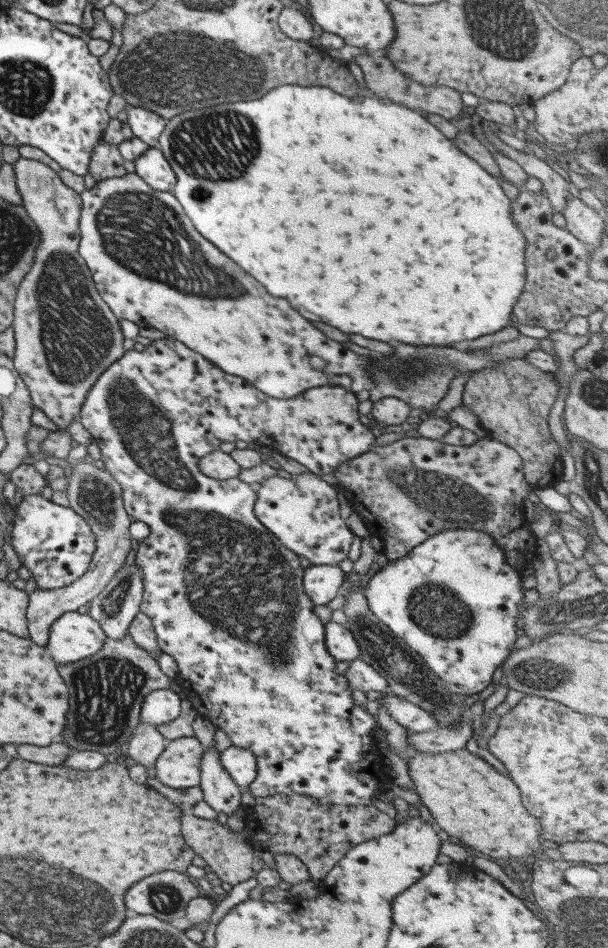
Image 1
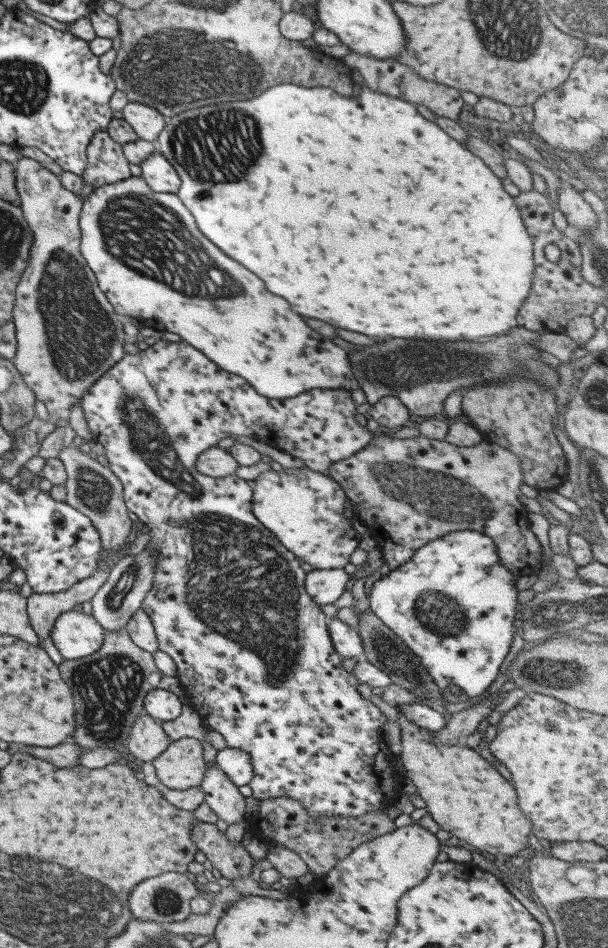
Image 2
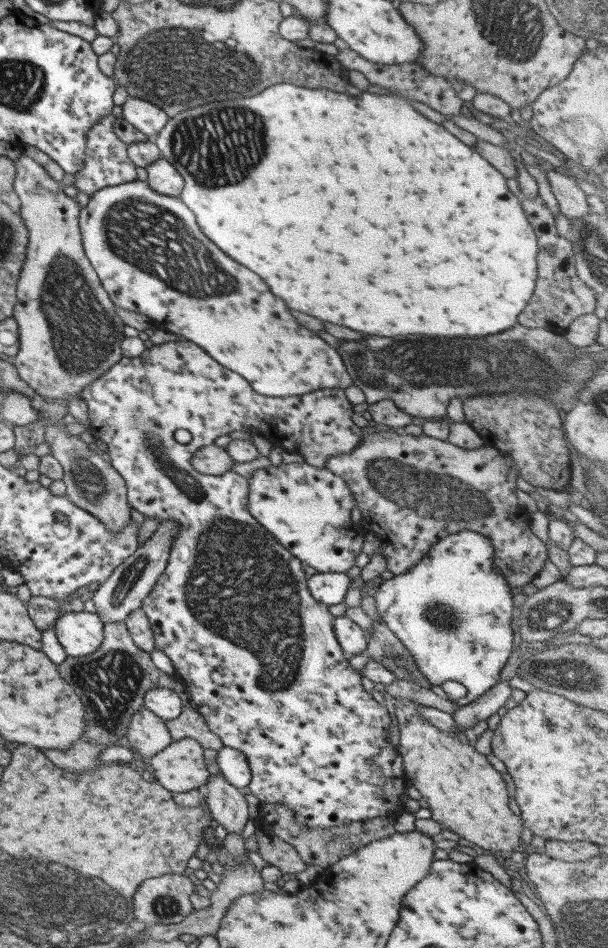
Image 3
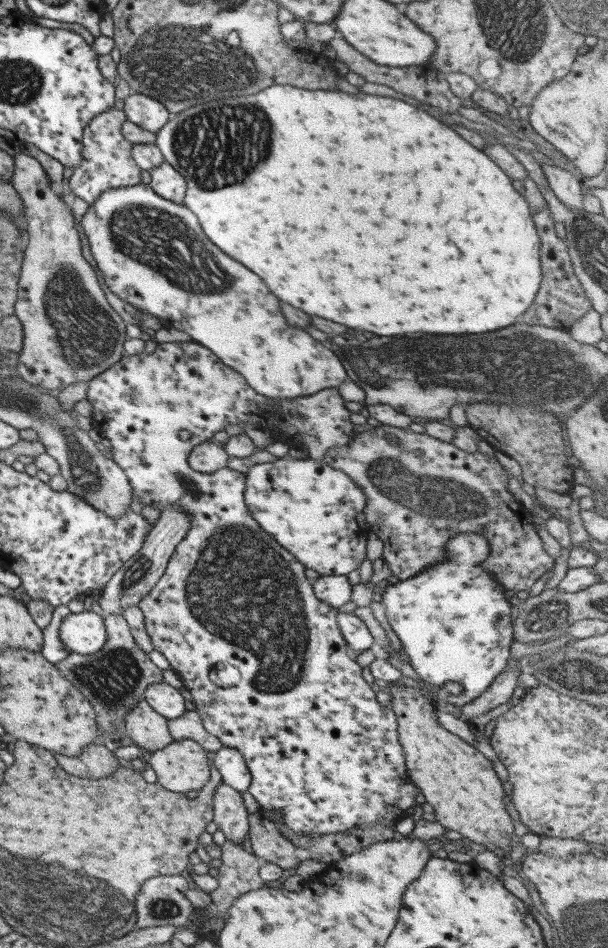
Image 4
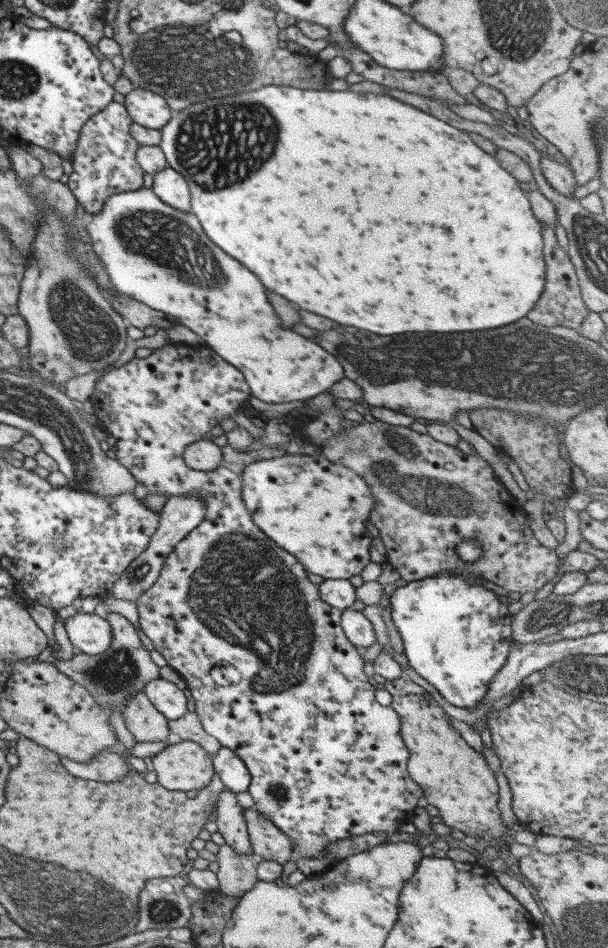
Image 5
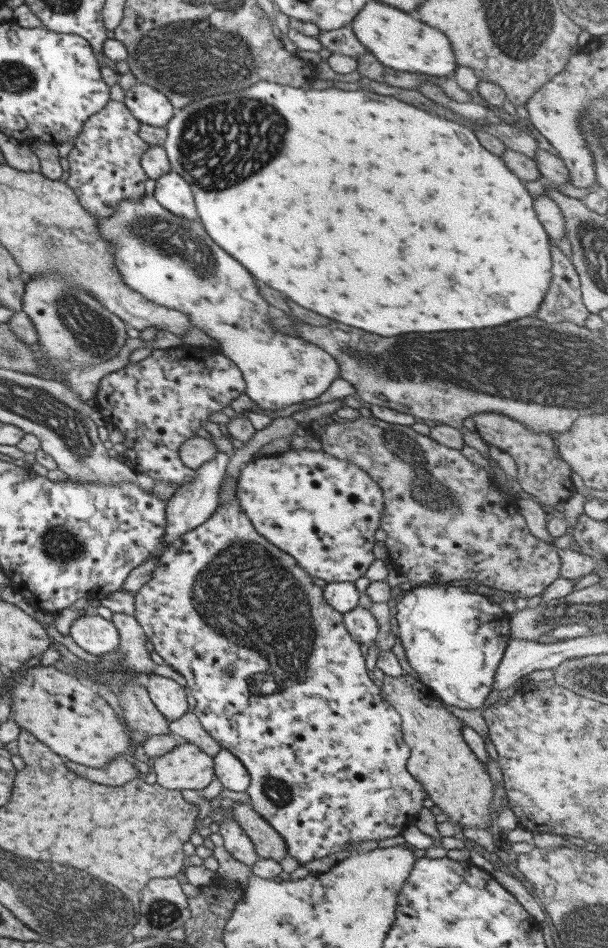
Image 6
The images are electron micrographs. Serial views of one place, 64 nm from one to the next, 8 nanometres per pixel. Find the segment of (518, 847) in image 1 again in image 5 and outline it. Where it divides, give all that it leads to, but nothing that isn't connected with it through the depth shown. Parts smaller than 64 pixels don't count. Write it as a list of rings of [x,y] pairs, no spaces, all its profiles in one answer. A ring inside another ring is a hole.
[[[405,676],[386,680],[383,686],[391,695],[390,707],[399,715],[399,734],[408,750],[406,771],[409,778],[421,787],[422,796],[427,799],[427,803],[437,809],[441,822],[451,829],[460,830],[466,836],[482,836],[485,839],[493,838],[499,841],[509,839],[509,828],[503,824],[501,814],[497,810],[497,783],[482,753],[473,750],[452,729],[448,721],[449,716],[436,705],[423,688]]]

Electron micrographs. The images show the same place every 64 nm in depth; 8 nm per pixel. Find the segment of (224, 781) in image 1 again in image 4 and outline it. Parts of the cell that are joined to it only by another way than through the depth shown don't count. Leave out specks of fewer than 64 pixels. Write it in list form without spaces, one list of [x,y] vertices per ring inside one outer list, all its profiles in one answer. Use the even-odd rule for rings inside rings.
[[[219,781],[213,794],[212,821],[226,838],[241,843],[248,831],[248,813],[243,805],[241,795],[228,784]]]

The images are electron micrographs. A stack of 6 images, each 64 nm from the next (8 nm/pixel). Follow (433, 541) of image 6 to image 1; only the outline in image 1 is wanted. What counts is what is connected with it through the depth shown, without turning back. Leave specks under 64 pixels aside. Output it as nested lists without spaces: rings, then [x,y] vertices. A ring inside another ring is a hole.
[[[415,434],[403,437],[402,439],[383,446],[374,445],[373,441],[367,452],[355,456],[350,460],[346,460],[334,470],[333,474],[339,479],[339,487],[343,495],[351,503],[352,510],[355,511],[366,524],[369,535],[379,538],[383,543],[382,553],[389,562],[391,562],[391,560],[397,560],[397,558],[401,558],[401,556],[405,556],[405,554],[415,548],[417,544],[425,542],[427,538],[431,538],[435,536],[435,534],[443,532],[443,530],[475,530],[491,536],[493,541],[501,549],[505,562],[519,574],[521,574],[525,568],[533,568],[533,556],[535,556],[535,548],[537,548],[537,545],[535,545],[536,539],[531,535],[529,524],[523,517],[522,511],[522,502],[532,488],[524,479],[522,460],[519,458],[519,455],[511,447],[505,446],[495,439],[489,439],[487,436],[481,437],[469,446],[453,446],[439,442],[438,440],[426,439]]]

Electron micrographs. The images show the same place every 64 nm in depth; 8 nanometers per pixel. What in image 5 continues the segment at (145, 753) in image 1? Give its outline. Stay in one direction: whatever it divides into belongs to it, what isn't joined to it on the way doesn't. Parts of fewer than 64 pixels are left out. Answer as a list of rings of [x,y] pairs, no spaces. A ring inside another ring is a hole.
[[[142,690],[126,700],[121,716],[125,728],[137,743],[166,740],[168,719],[147,700]]]

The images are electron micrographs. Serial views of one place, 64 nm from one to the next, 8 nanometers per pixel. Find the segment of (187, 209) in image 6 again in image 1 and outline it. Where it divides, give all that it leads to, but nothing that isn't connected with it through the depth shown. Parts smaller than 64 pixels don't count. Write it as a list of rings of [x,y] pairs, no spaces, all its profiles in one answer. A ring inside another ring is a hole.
[[[149,147],[145,149],[143,154],[137,155],[137,158],[134,158],[133,161],[135,173],[141,181],[145,182],[151,190],[157,192],[163,191],[172,191],[173,186],[175,186],[175,174],[171,170],[169,163],[165,160],[165,157],[162,155],[162,152],[157,147]]]

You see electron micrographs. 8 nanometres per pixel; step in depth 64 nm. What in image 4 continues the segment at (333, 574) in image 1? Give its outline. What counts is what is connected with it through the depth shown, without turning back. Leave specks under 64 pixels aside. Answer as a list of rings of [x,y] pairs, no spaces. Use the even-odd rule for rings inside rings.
[[[319,575],[311,582],[315,598],[328,606],[336,609],[351,600],[352,586],[345,575]]]

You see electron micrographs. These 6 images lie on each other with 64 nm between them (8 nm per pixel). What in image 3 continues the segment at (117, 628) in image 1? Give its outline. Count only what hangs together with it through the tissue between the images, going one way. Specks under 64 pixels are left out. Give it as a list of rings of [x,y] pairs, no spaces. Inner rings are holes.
[[[168,518],[158,524],[152,536],[138,547],[131,556],[123,560],[117,568],[100,584],[90,599],[95,606],[95,614],[98,615],[102,623],[121,622],[136,608],[140,608],[145,596],[153,589],[155,582],[167,564],[171,542],[175,534],[179,532],[179,525]]]

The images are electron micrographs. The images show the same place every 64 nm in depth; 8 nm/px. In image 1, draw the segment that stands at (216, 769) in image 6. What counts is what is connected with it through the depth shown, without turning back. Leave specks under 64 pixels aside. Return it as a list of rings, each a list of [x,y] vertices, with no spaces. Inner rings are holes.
[[[229,745],[218,759],[237,786],[247,787],[256,777],[256,758],[247,749]]]

